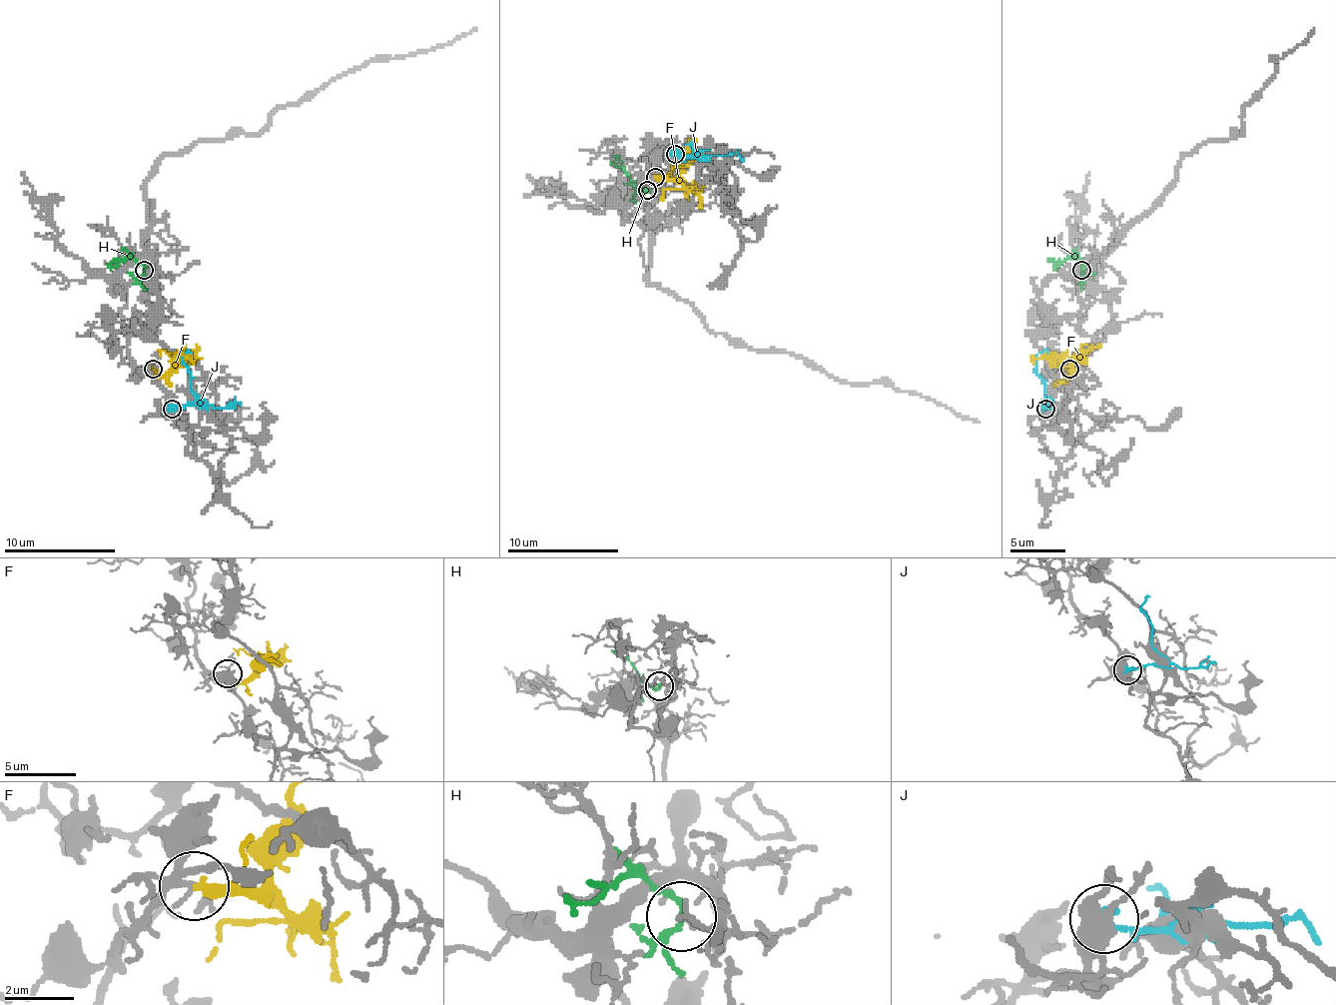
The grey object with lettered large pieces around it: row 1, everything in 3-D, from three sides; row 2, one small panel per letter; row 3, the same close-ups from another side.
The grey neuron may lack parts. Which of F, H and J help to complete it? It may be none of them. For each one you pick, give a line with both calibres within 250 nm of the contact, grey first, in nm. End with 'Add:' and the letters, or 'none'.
F: calibres 240 and 240 nm
Add: F

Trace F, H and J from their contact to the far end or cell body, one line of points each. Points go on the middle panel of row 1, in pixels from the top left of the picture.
F: (654, 178), (677, 178), (699, 194), (699, 208)
H: (646, 189), (643, 192), (635, 186), (613, 156)
J: (674, 153), (702, 156), (685, 144), (691, 147), (691, 156)

